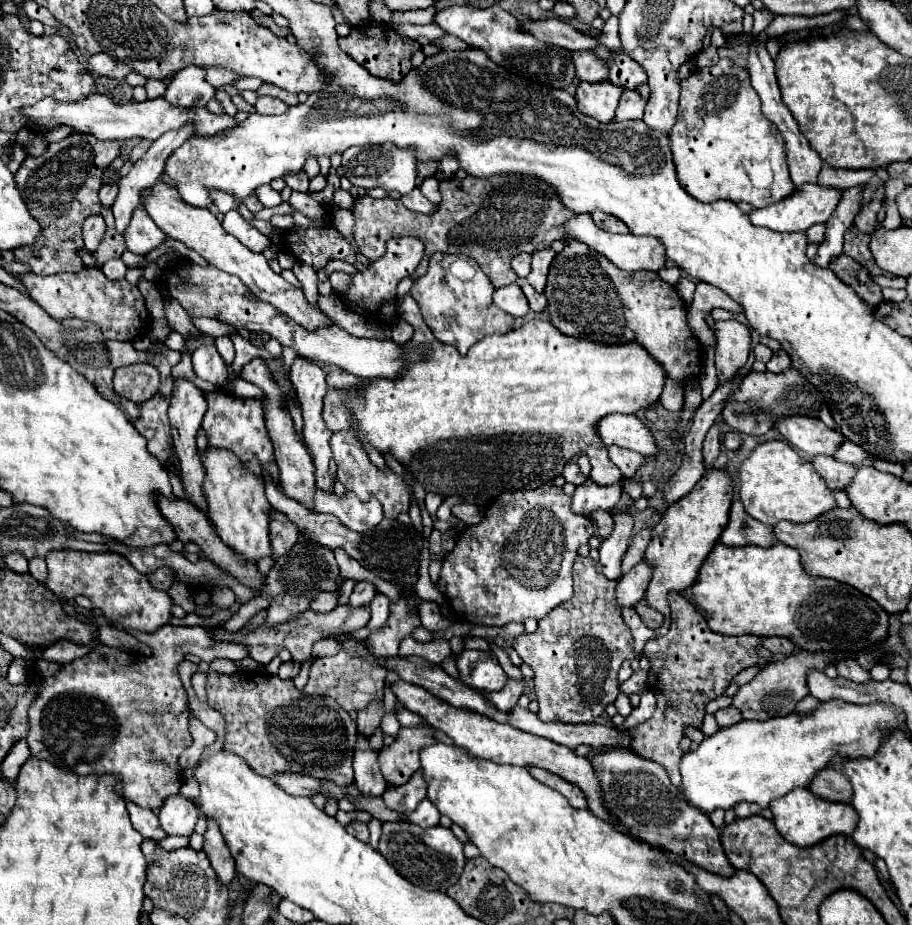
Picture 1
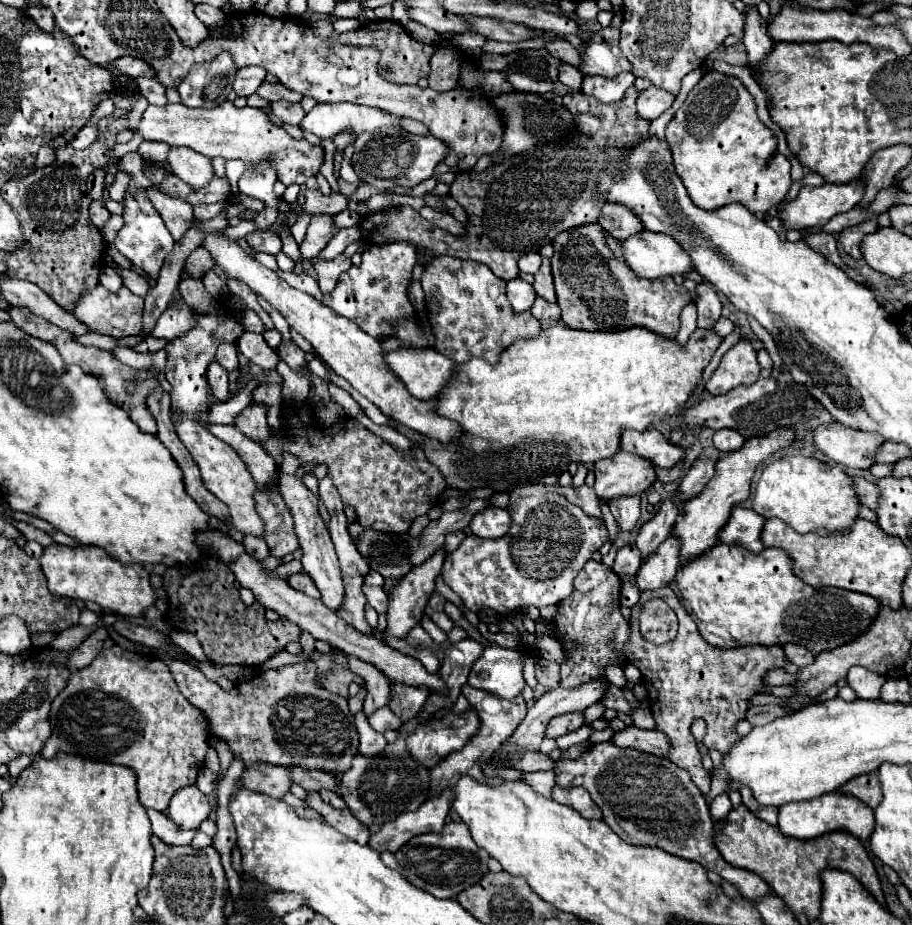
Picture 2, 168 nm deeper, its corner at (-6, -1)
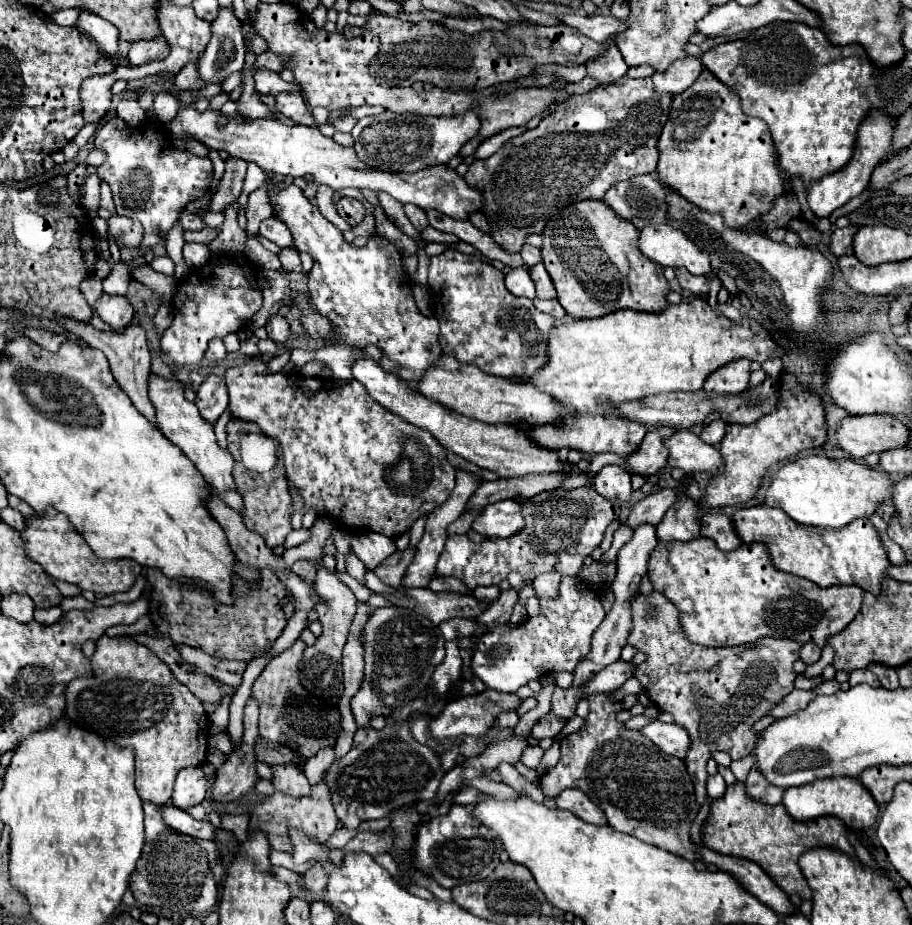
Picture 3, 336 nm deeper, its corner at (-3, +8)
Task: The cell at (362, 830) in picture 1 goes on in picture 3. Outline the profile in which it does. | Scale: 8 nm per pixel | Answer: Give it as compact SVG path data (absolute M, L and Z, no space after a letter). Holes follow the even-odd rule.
M287 764L281 768L271 768L271 772L273 772L271 784L275 786L275 790L285 792L285 794L295 796L295 798L309 796L311 784L309 784L309 780L305 780L305 774L299 768Z

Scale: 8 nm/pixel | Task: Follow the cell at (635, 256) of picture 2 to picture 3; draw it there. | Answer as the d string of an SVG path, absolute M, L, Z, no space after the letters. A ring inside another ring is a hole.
M651 224L651 226L643 228L641 238L639 238L639 248L649 260L653 260L661 266L677 266L677 268L683 266L695 276L707 276L711 272L709 256L705 252L701 252L681 230L675 230L671 224Z

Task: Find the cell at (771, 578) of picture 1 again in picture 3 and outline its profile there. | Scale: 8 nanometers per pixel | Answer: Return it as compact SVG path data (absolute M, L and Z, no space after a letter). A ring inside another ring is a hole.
M695 538L689 542L657 544L649 558L647 576L653 590L663 592L669 602L679 610L679 624L683 634L693 644L701 646L741 646L753 644L759 638L789 638L799 644L813 642L819 648L825 646L827 638L839 634L859 612L863 590L859 586L829 586L819 588L811 580L797 578L777 570L767 554L765 544L743 544L737 550L721 552L713 540Z

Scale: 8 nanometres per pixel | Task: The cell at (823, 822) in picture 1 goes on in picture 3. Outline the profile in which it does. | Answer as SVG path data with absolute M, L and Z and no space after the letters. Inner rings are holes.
M825 778L813 784L793 786L785 790L783 806L795 820L813 820L819 816L837 816L847 824L847 828L869 828L879 816L879 806L867 788L857 778Z

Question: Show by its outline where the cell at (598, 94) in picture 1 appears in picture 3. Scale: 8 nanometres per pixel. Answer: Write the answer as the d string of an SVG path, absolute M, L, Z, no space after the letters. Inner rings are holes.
M609 42L605 52L601 56L597 56L597 60L589 60L589 64L585 64L585 66L587 66L587 74L597 78L601 84L617 82L629 70L621 52L617 52L615 42Z

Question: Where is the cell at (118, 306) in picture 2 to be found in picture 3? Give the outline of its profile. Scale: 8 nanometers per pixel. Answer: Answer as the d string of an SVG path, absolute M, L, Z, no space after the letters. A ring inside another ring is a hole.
M103 294L97 300L95 310L101 316L101 320L105 320L117 332L125 330L133 322L133 316L135 316L135 308L129 304L129 300L125 296Z

